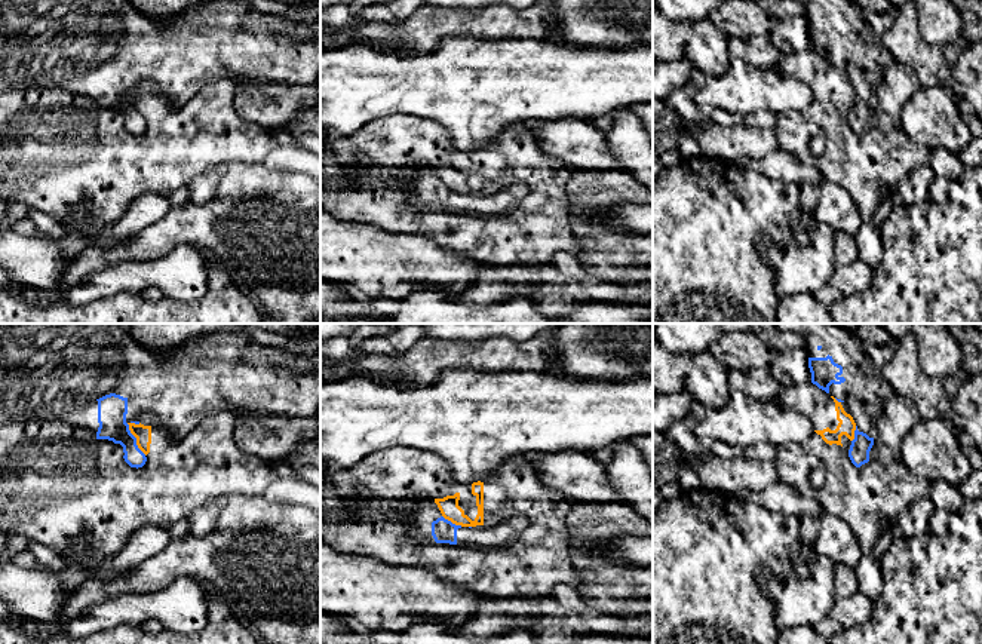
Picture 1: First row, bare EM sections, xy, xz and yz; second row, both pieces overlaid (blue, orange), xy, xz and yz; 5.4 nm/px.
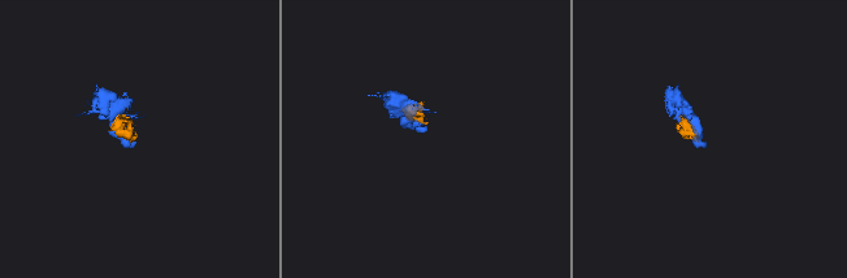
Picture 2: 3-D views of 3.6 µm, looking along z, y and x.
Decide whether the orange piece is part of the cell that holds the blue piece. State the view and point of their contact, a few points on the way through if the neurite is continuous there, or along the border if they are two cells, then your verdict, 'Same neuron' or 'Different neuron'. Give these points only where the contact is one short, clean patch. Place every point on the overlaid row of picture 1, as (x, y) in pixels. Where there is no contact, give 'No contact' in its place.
Touches blue at xy (135, 439). Boundary: xy (126, 423), (135, 438), (135, 444), (146, 454). Different neuron

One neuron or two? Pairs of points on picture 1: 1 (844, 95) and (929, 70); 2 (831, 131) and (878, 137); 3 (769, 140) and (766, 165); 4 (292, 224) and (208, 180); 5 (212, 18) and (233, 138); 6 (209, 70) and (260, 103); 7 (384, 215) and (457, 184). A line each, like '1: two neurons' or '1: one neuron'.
1: two neurons
2: one neuron
3: two neurons
4: two neurons
5: two neurons
6: two neurons
7: one neuron

